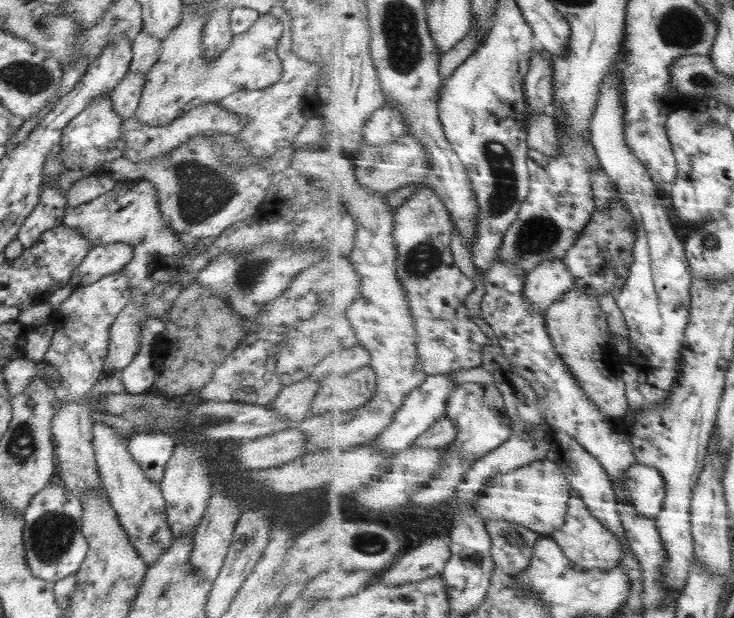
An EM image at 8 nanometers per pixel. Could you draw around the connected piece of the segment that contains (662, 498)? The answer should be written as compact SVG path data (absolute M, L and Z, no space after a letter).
M636 464L628 472L628 492L632 503L646 517L657 518L667 503L668 480L662 470Z

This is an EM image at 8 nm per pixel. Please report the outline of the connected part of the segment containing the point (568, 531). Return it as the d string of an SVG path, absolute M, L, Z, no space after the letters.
M578 490L572 492L571 499L571 511L568 512L567 524L555 530L550 536L564 549L565 555L570 560L574 559L575 566L585 570L612 570L620 566L627 550L623 548L623 541L619 539L618 533L604 525L600 518L592 515L587 502L583 500Z

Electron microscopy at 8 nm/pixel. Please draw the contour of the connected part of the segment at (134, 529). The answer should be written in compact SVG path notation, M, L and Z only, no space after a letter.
M102 420L93 423L92 448L100 482L121 527L147 566L154 564L170 548L174 539L166 523L166 502L162 491L144 476L126 450L125 440L112 425L106 425Z

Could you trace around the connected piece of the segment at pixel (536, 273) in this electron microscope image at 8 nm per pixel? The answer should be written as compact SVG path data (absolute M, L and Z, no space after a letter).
M564 258L556 260L547 260L538 268L535 268L527 276L526 293L527 298L531 300L531 304L535 304L537 308L542 308L543 312L550 310L568 291L575 286L575 276L567 265Z

